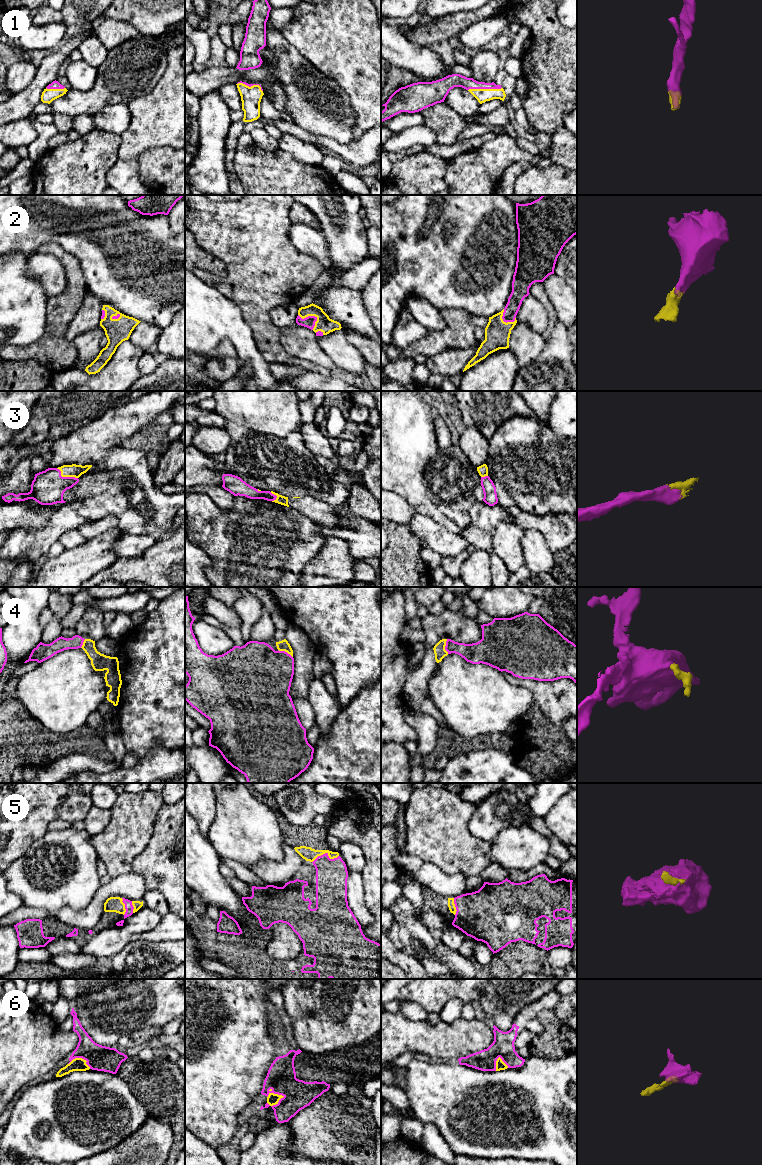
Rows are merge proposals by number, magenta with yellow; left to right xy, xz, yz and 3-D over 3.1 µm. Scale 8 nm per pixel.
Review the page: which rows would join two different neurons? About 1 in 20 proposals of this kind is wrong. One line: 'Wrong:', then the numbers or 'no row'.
Wrong: no row

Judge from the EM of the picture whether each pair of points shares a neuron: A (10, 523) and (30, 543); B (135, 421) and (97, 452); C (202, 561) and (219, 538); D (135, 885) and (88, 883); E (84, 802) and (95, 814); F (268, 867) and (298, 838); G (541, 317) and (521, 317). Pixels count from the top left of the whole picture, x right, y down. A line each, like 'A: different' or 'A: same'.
A: different
B: same
C: different
D: different
E: different
F: different
G: same

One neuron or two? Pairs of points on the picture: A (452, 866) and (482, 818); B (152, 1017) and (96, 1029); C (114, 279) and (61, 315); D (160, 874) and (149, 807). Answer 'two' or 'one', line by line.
A: two
B: one
C: two
D: two

